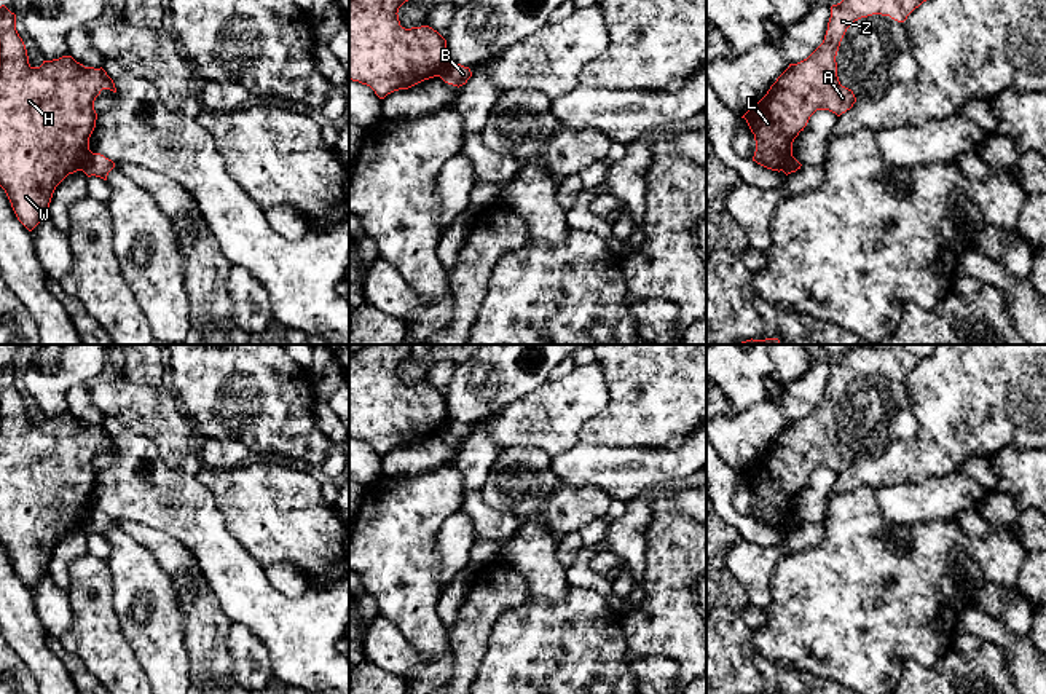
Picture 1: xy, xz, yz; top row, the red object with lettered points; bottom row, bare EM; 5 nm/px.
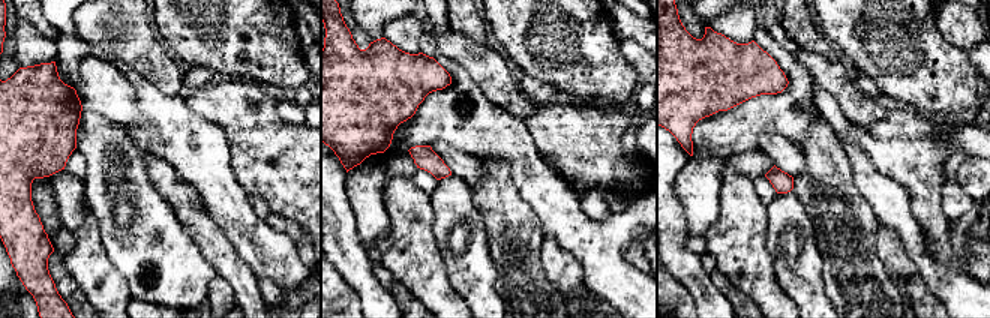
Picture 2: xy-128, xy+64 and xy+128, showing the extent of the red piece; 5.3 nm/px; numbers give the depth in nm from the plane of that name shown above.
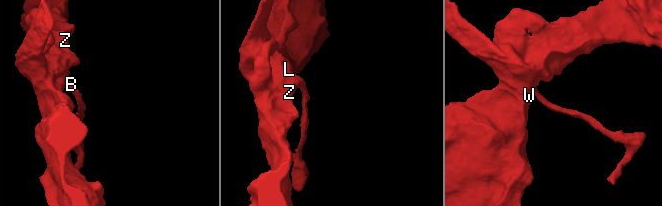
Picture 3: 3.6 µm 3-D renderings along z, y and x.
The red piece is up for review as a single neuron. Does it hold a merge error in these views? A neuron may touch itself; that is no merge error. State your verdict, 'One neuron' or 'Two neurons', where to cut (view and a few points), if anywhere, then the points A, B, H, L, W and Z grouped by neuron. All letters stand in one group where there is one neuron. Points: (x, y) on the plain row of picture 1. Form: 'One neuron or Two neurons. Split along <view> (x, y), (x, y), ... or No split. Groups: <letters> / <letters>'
Two neurons. Split along xy (91, 509), (80, 527). Groups: A H L W Z / B

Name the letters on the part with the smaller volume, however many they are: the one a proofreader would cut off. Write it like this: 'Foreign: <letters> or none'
Foreign: B

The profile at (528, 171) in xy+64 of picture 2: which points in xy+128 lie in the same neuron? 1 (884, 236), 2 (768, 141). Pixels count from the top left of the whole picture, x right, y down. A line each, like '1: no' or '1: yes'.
1: no
2: no

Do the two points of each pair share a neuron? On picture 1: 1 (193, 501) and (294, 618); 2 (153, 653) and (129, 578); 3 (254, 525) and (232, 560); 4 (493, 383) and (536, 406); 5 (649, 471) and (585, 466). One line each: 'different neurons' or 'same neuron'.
1: same neuron
2: same neuron
3: different neurons
4: different neurons
5: same neuron

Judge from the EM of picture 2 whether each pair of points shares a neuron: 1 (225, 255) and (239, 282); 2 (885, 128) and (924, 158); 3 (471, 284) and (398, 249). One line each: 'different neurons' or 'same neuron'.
1: same neuron
2: different neurons
3: different neurons

